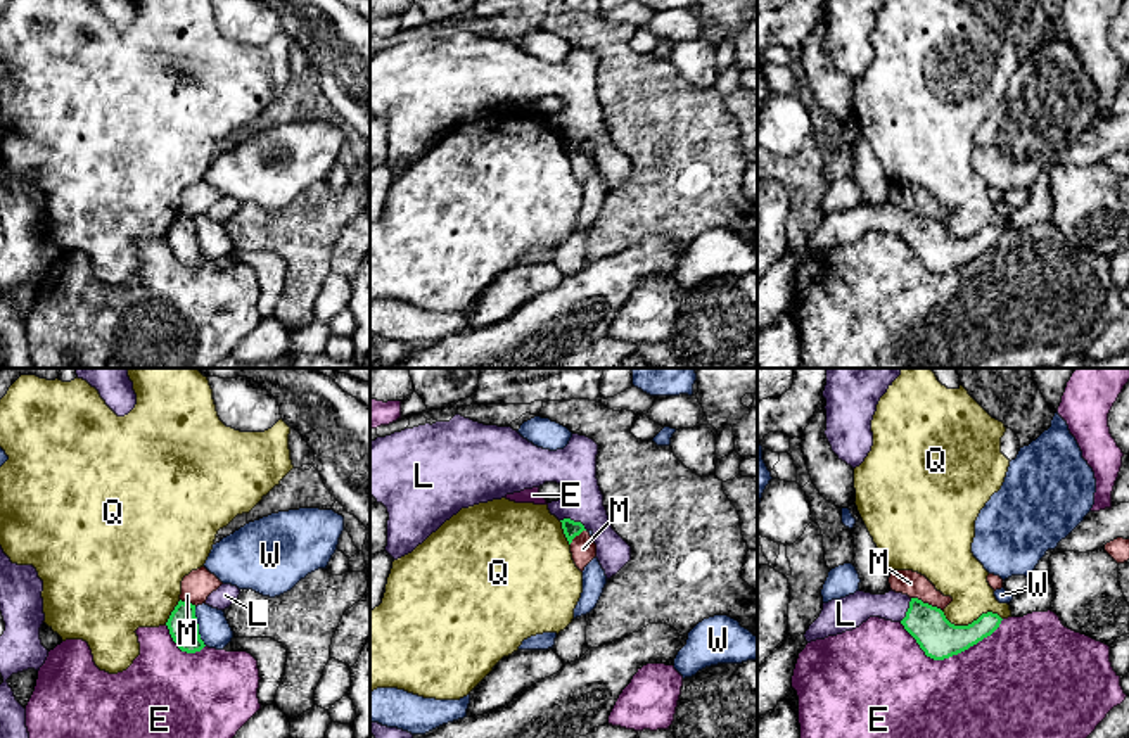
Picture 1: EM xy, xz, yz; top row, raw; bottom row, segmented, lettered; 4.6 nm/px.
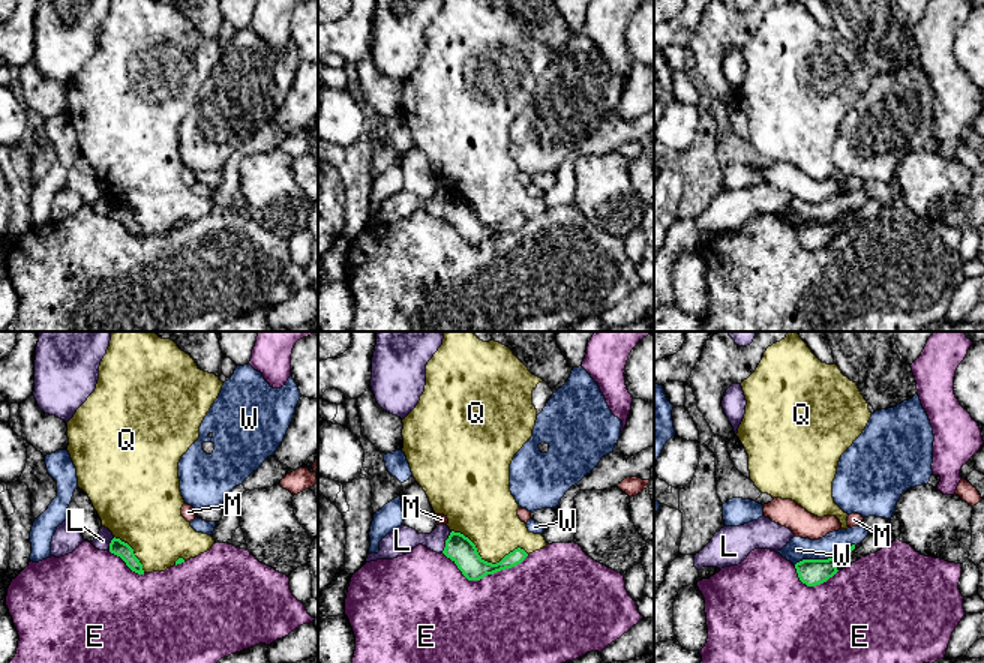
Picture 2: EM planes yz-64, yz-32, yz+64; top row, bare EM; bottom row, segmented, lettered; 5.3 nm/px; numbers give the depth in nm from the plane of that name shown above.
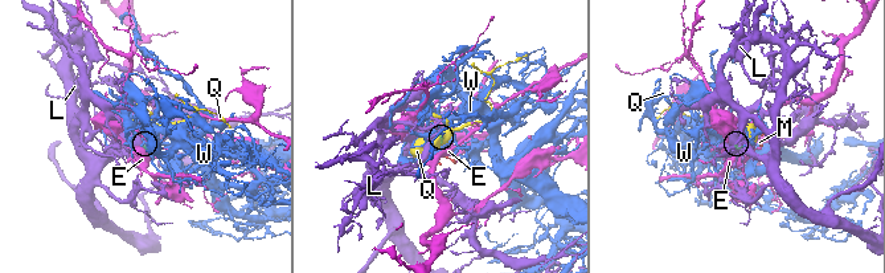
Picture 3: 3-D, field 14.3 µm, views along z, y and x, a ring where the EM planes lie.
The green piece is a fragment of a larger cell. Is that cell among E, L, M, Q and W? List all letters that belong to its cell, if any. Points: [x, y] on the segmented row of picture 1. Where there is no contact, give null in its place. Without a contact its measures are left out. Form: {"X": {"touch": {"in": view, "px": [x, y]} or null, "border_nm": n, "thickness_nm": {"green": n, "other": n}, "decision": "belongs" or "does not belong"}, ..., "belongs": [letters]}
{"E": {"touch": {"in": "yz", "px": [950, 655]}, "border_nm": 480, "thickness_nm": {"green": 180, "other": 440}, "decision": "does not belong"}, "L": {"touch": {"in": "xz", "px": [574, 522]}, "border_nm": 140, "thickness_nm": {"green": 80, "other": 190}, "decision": "belongs"}, "M": {"touch": {"in": "yz", "px": [927, 604]}, "border_nm": 160, "thickness_nm": {"green": 180, "other": 120}, "decision": "does not belong"}, "Q": {"touch": {"in": "yz", "px": [970, 624]}, "border_nm": 300, "thickness_nm": {"green": 180, "other": 220}, "decision": "does not belong"}, "W": {"touch": {"in": "xy", "px": [197, 626]}, "border_nm": 190, "thickness_nm": {"green": 140, "other": 150}, "decision": "does not belong"}, "belongs": ["L"]}

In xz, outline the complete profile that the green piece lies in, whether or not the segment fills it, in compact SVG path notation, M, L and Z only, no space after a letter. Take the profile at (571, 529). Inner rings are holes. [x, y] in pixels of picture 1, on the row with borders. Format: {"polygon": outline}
{"polygon": "M458 413L450 422L377 437L370 441L370 505L382 503L387 508L386 551L398 560L462 508L557 482L564 486L564 498L548 503L550 513L562 522L569 544L583 531L593 532L596 558L610 579L631 560L631 546L610 525L596 479L596 455L598 444L586 436L572 434L564 449L550 451L512 427L484 425Z"}

